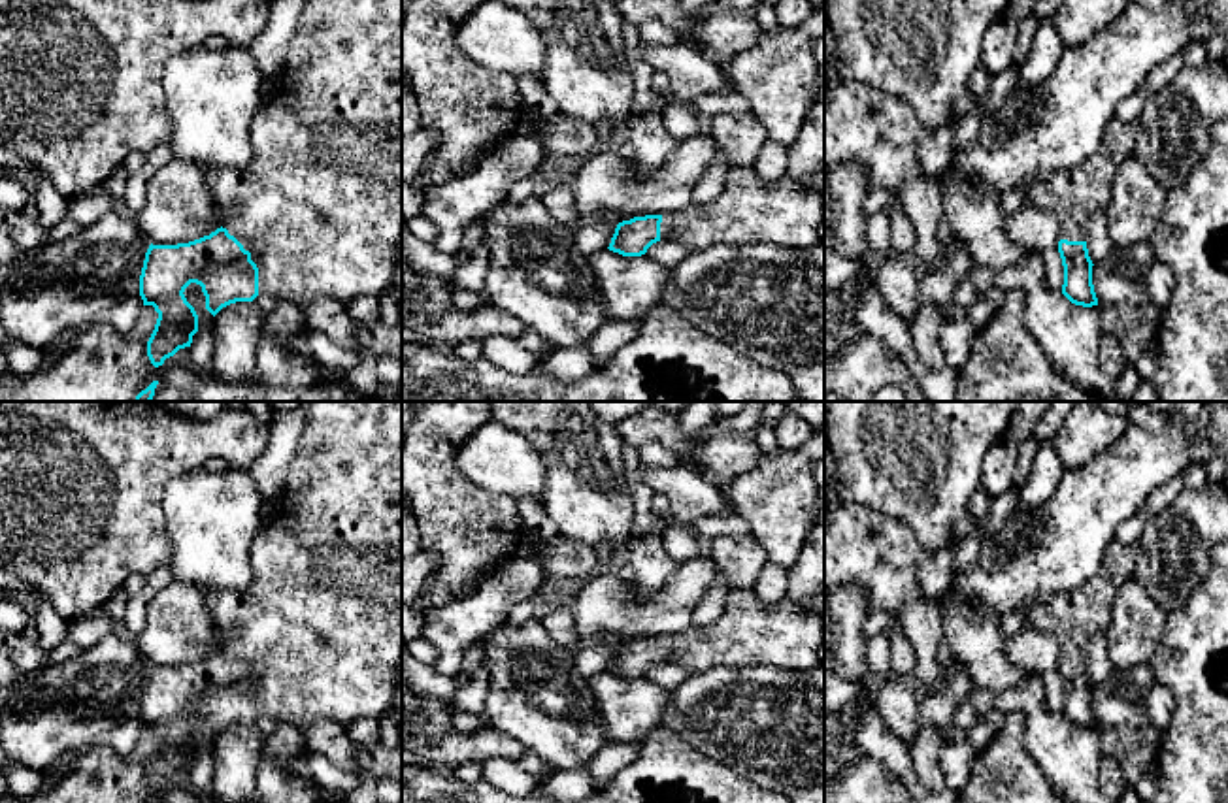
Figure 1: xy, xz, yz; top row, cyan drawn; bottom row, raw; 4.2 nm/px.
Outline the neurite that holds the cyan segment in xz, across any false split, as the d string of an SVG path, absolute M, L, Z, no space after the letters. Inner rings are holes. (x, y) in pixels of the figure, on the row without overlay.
M732 588L713 624L690 624L679 635L622 643L607 671L622 679L641 679L656 664L675 664L690 673L755 665L807 673L822 664L822 647L822 624L815 615L787 598L764 605L753 588Z

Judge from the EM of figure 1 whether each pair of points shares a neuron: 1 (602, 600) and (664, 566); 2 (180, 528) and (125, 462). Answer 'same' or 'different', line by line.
1: different
2: different

